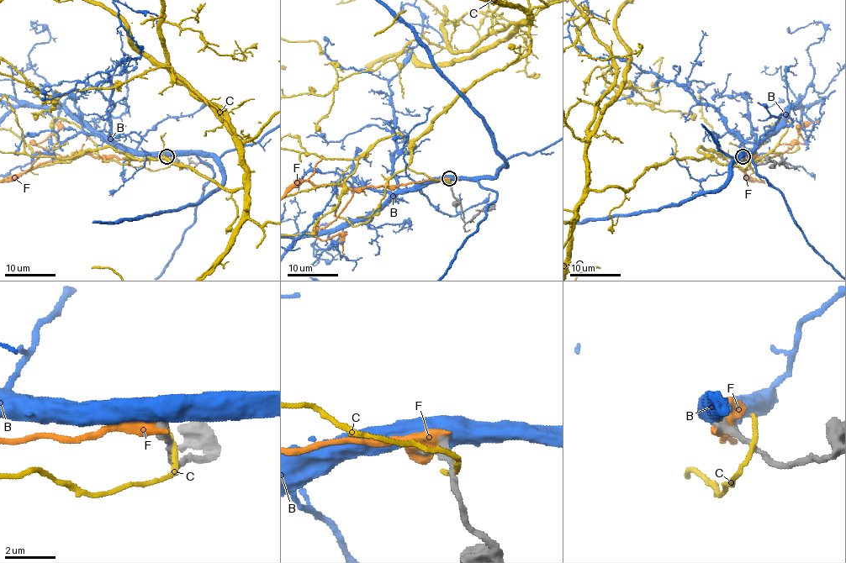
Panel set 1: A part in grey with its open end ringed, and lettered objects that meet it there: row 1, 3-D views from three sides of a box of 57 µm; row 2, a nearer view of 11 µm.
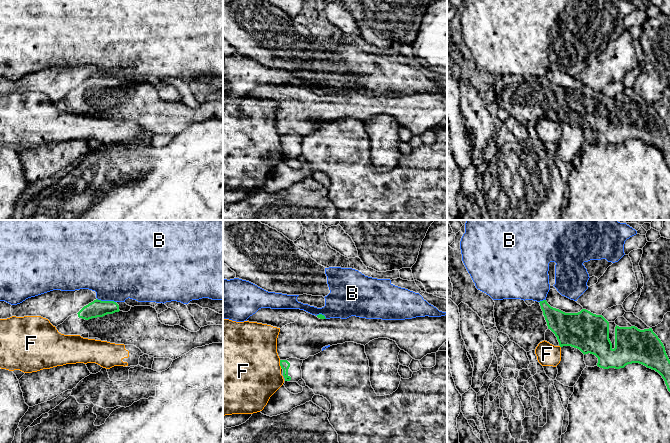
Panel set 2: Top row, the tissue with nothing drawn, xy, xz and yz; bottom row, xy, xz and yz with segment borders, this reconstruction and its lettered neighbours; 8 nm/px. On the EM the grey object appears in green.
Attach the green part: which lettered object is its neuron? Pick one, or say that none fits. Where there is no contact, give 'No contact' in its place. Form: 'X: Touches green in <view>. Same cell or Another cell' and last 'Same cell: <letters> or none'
B: Touches green in xy. Another cell
C: No contact. Another cell
F: Touches green in xz. Another cell
Same cell: none

